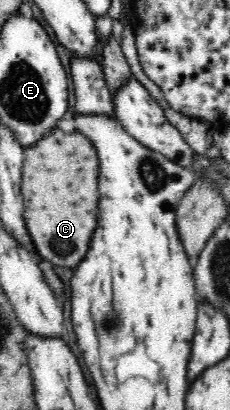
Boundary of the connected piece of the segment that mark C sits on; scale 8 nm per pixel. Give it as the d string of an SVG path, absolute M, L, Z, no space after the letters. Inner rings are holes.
M59 128L37 141L31 149L24 150L23 183L21 193L25 199L27 227L37 253L55 266L77 267L91 247L93 233L99 221L99 161L93 142L83 132L64 133Z

